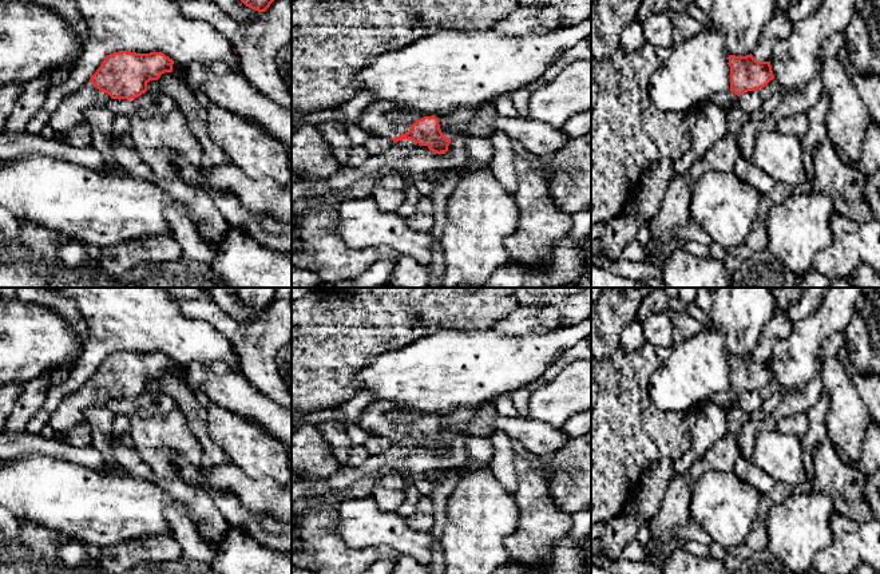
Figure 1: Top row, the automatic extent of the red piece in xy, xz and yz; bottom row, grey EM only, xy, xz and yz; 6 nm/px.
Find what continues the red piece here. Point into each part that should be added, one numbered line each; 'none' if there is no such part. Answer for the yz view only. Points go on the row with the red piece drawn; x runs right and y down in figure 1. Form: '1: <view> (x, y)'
1: yz (725, 101)

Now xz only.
1: xz (375, 121)

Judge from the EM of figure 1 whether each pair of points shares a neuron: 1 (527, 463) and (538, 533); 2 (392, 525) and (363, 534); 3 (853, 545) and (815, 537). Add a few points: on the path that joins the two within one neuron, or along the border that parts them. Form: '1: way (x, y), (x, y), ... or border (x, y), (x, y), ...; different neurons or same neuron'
1: way (532, 481), (532, 499), (538, 515); same neuron
2: way (385, 527), (369, 527); same neuron
3: border (835, 513), (831, 519), (831, 542), (812, 559); different neurons

